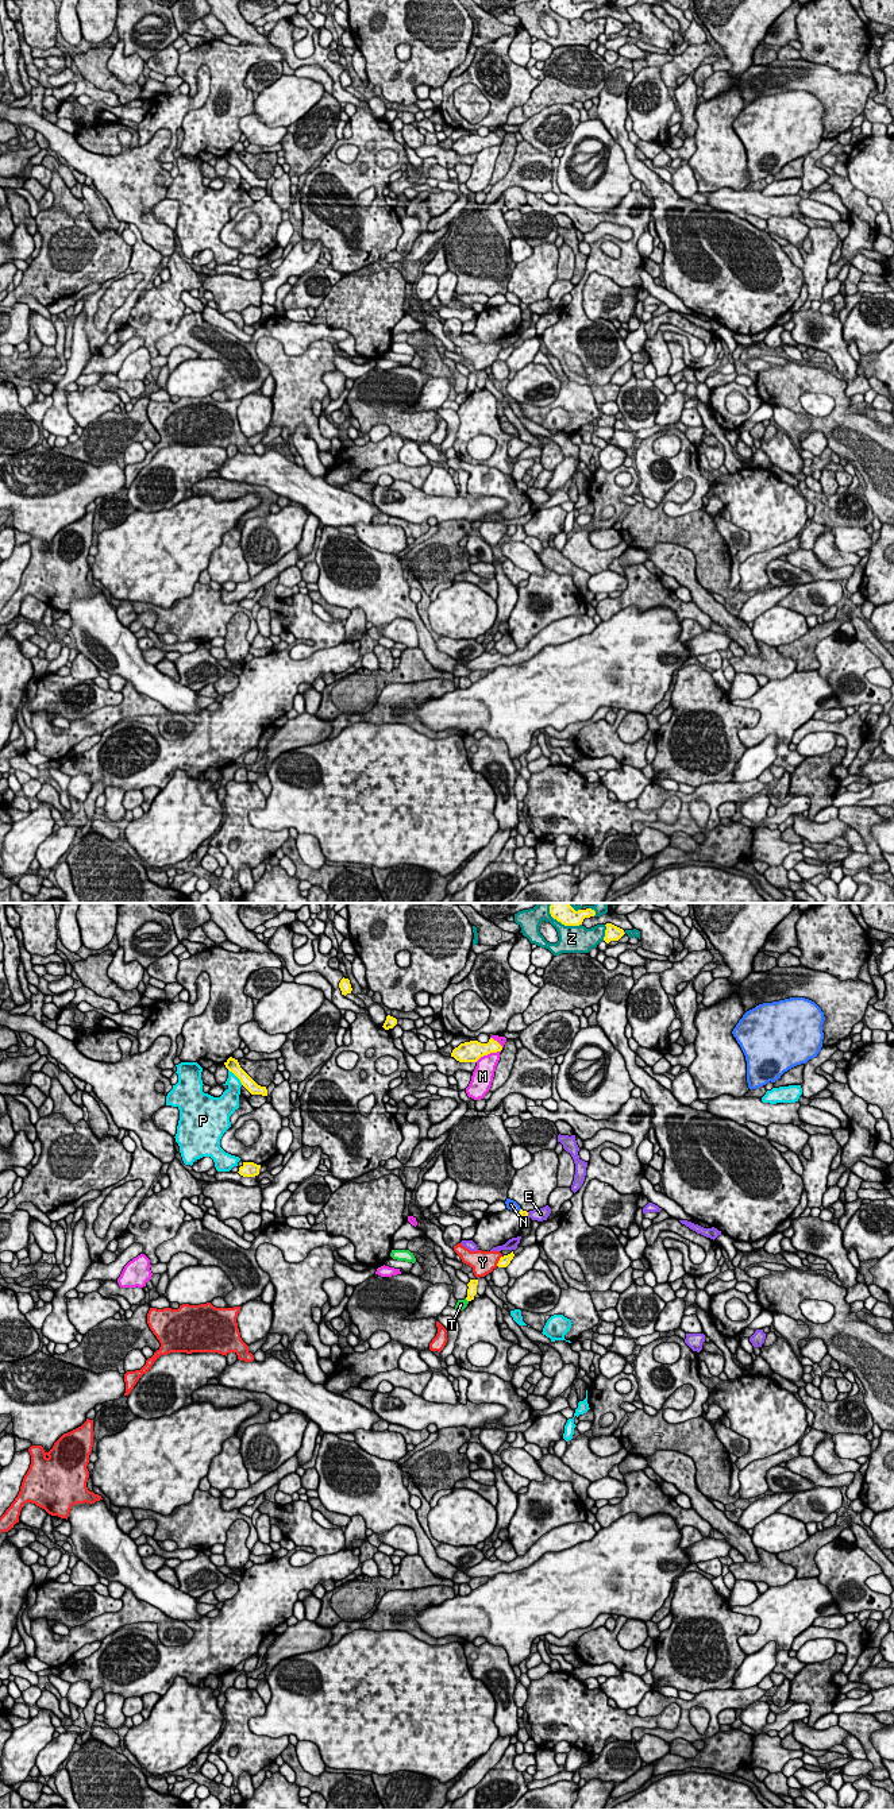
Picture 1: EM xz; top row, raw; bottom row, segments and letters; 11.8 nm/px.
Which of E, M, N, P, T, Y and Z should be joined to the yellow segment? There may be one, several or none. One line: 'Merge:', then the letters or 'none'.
Merge: none

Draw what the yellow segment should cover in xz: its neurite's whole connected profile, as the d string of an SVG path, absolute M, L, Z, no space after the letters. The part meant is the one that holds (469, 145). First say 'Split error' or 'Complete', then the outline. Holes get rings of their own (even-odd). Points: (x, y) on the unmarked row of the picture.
Complete. M490 131L488 136L470 134L455 140L451 146L451 150L454 150L459 155L477 155L481 150L501 143L502 139L493 131Z

